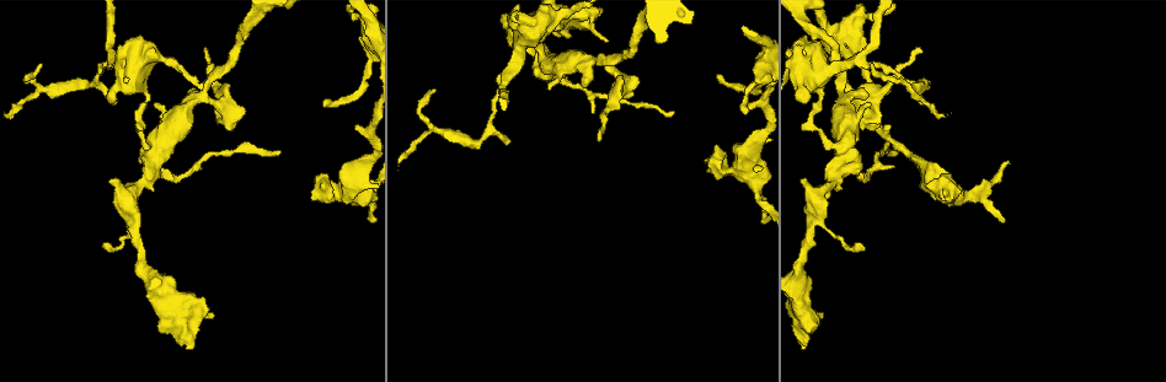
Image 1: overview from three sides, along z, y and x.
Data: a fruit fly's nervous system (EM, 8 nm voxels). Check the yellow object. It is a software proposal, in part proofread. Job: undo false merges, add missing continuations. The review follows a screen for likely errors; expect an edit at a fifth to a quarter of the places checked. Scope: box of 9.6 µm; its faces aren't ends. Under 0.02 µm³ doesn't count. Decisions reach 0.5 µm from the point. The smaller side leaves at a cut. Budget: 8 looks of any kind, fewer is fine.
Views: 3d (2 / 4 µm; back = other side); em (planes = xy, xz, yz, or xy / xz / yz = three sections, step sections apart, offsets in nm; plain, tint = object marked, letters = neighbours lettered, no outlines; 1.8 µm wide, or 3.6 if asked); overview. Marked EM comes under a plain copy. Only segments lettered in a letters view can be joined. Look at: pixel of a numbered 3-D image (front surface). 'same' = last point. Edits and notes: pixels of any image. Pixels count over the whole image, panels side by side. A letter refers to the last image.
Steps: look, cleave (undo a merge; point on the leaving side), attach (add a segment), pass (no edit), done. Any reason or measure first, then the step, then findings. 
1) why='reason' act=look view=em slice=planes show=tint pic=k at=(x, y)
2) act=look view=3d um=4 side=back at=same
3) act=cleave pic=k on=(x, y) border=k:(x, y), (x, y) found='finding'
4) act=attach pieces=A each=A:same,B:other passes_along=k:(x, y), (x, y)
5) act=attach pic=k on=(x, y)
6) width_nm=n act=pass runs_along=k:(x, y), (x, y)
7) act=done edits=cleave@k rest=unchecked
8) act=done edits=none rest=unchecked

why='sharp bend' act=look view=em slice=planes show=letters pic=1 at=(865, 46)

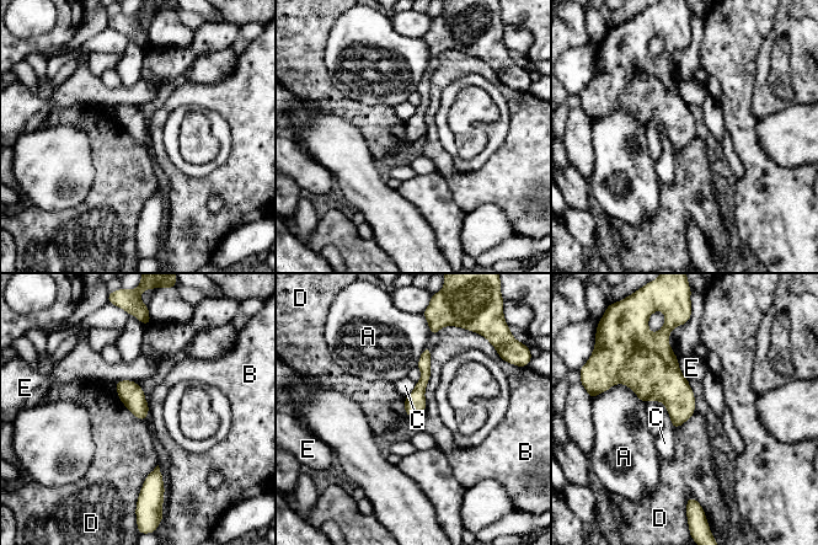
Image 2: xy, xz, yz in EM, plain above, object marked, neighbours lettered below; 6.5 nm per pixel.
act=pass each=A:other,B:other,C:other,D:other,E:other runs_along=2:(427, 351), (424, 379), (412, 413) found='continuous, no second neuron'

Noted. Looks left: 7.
why='branch stops here' act=look view=em slice=xz step=4 show=tint pic=1 at=(111, 99)

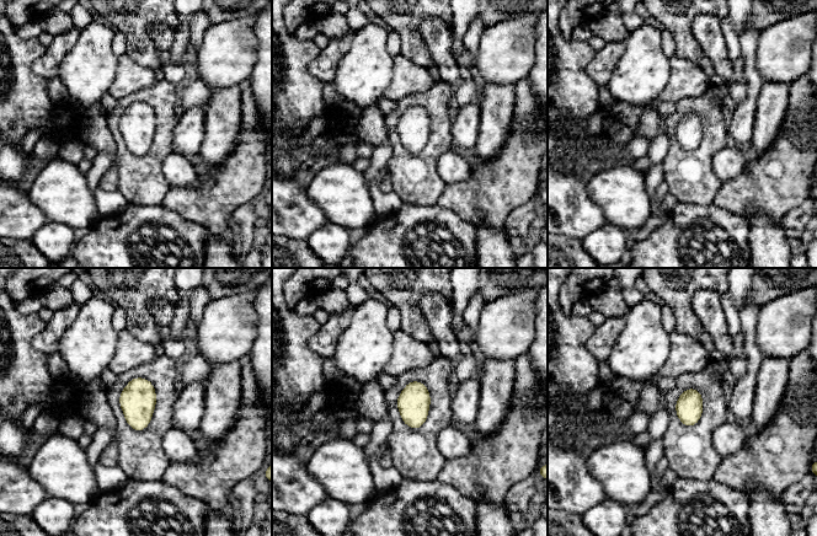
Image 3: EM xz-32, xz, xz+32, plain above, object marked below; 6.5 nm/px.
why='cut it another way' act=look view=em slice=yz step=16 show=letters at=same

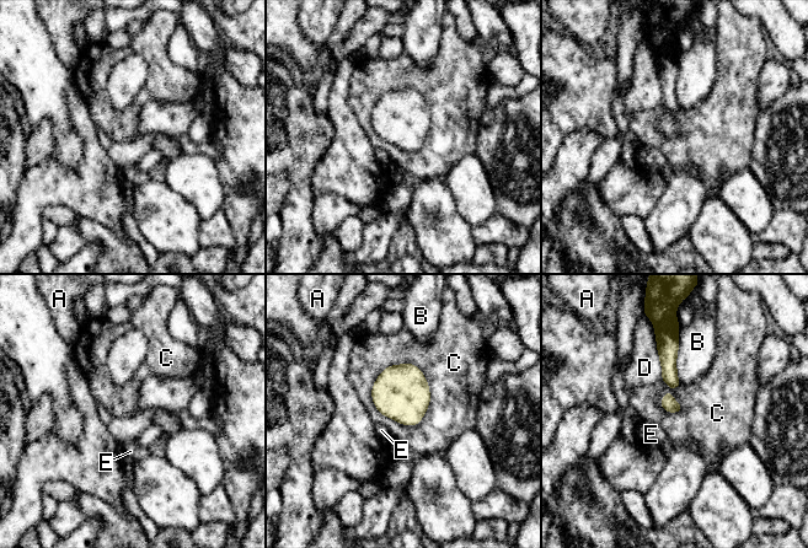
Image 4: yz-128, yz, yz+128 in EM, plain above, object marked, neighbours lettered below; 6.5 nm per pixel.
longest_contact=C:440nm act=pass each=A:other,B:other,C:other,D:other,E:other border=4:(385, 366), (373, 404), (416, 425) found='no lettered segment goes on from it'

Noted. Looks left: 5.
why='looks like a crossing' act=look view=3d um=4 pic=1 at=(156, 154)

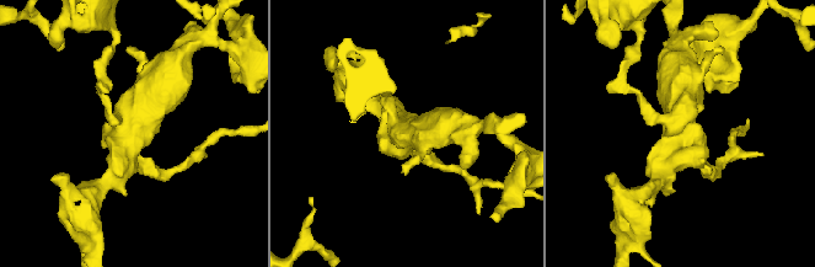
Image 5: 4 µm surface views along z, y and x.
arms=4 why='need the tissue' act=look view=em slice=planes show=letters pic=5 at=(677, 139)

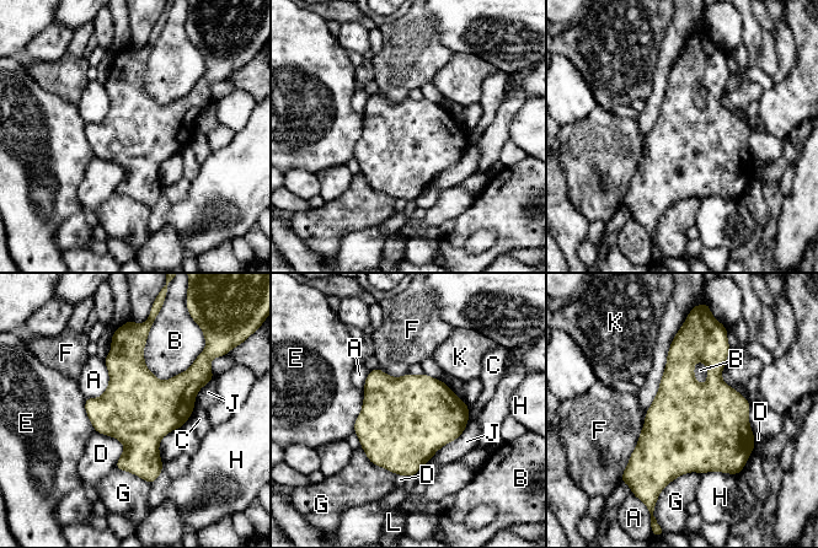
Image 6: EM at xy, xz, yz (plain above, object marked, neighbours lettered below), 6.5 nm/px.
longest_contact=B:380nm act=pass each=A:other,B:other,C:other,D:other,E:other,F:other,G:other,H:other,J:other,K:other,L:other border=6:(142, 353), (160, 380), (198, 355) found='continuous, no second neuron'

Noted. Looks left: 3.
act=done edits=none rest=unchecked

